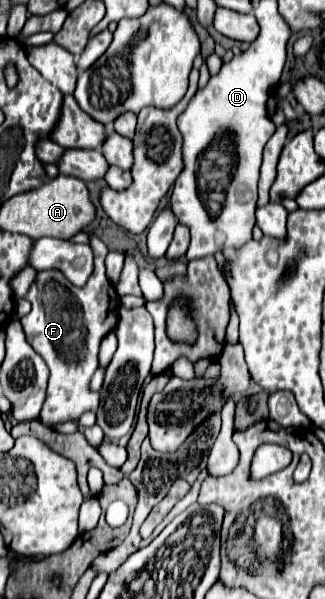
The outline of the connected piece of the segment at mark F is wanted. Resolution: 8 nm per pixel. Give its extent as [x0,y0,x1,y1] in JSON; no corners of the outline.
[21,233,119,425]

